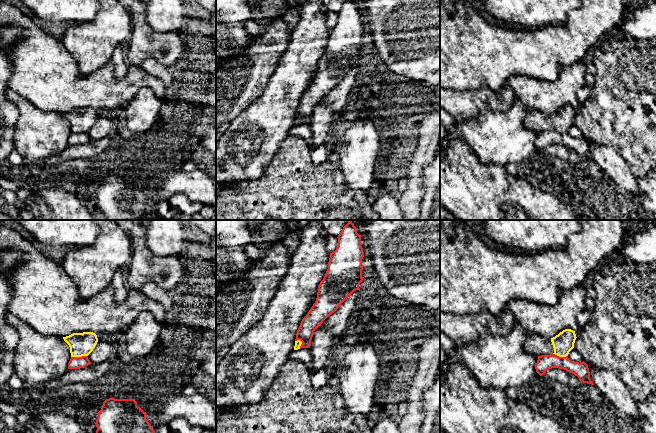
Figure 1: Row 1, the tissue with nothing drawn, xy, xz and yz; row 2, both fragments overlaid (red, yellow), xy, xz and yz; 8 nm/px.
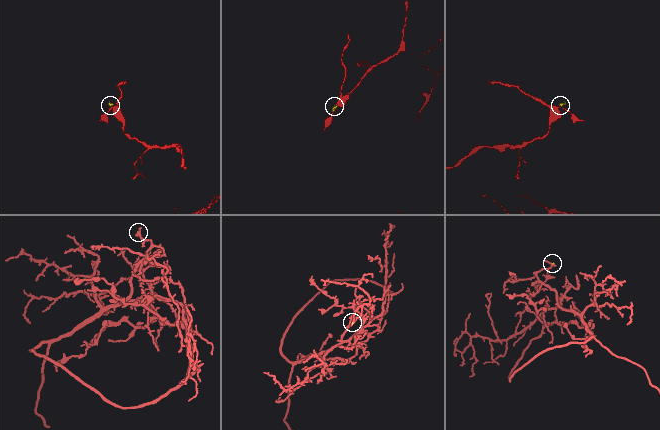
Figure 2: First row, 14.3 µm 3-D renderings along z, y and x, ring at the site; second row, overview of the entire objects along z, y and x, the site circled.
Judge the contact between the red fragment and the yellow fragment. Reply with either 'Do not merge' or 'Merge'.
Do not merge

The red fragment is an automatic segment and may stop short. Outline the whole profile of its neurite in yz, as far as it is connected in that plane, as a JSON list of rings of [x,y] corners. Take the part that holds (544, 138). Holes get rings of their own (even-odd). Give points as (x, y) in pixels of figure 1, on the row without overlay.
[[[555,130],[538,132],[535,141],[536,148],[542,152],[548,145],[559,144],[574,150],[583,159],[594,161],[590,155],[588,141],[583,137],[581,139],[570,136],[566,133],[559,133]]]

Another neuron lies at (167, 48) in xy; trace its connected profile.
[[[144,11],[131,13],[132,33],[126,58],[130,65],[140,66],[150,57],[169,68],[184,54],[185,44],[179,32],[158,32],[146,22]]]

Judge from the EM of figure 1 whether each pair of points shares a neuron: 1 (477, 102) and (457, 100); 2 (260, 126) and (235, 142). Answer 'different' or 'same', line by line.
1: same
2: same

